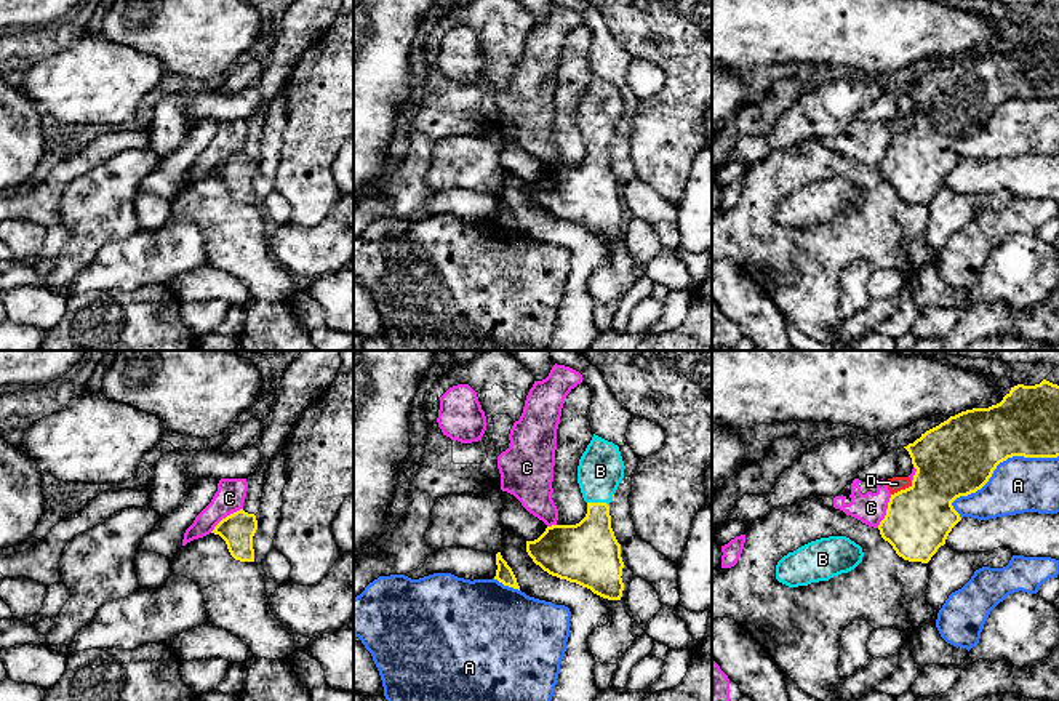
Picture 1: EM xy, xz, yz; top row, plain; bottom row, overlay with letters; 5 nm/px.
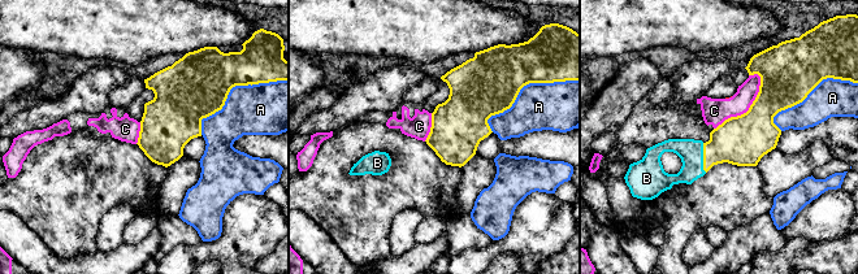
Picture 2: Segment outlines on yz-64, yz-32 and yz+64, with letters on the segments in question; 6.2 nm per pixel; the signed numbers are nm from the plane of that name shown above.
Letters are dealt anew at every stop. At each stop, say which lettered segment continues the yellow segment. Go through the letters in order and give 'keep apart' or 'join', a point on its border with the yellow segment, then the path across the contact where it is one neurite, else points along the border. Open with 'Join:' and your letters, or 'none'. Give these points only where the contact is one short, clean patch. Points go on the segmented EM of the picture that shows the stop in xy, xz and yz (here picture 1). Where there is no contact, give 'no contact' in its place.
Join: B
A: keep apart; meets yellow in yz at (1002, 461)
B: join; meets yellow in xz at (599, 503); runs through xz (587, 551), (597, 524), (599, 503), (600, 471)
C: keep apart; meets yellow in xy at (227, 516)
D: keep apart; meets yellow in yz at (903, 490); border along yz (912, 480), (907, 487), (891, 495)

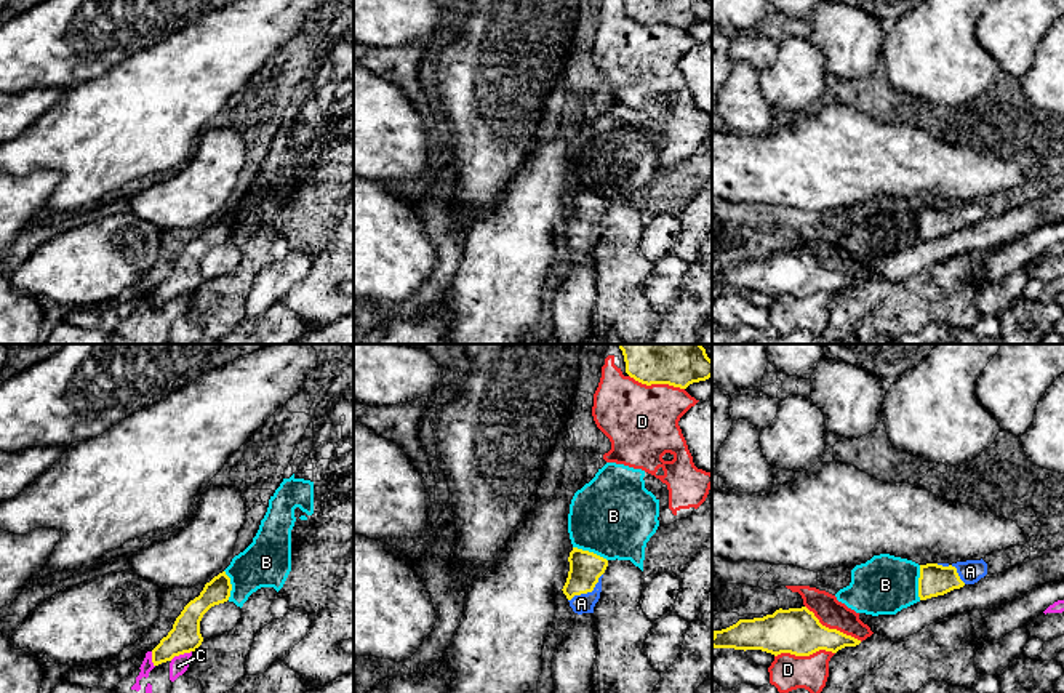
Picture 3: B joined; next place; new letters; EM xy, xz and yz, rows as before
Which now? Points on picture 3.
Join: A
A: join; meets yellow in xz at (588, 591); runs through xz (586, 567), (588, 591), (581, 604)
B: keep apart; meets yellow in xz at (591, 552); border along xz (573, 546), (592, 551), (607, 560)
C: keep apart; meets yellow in xy at (180, 653)
D: keep apart; meets yellow in yz at (804, 655)

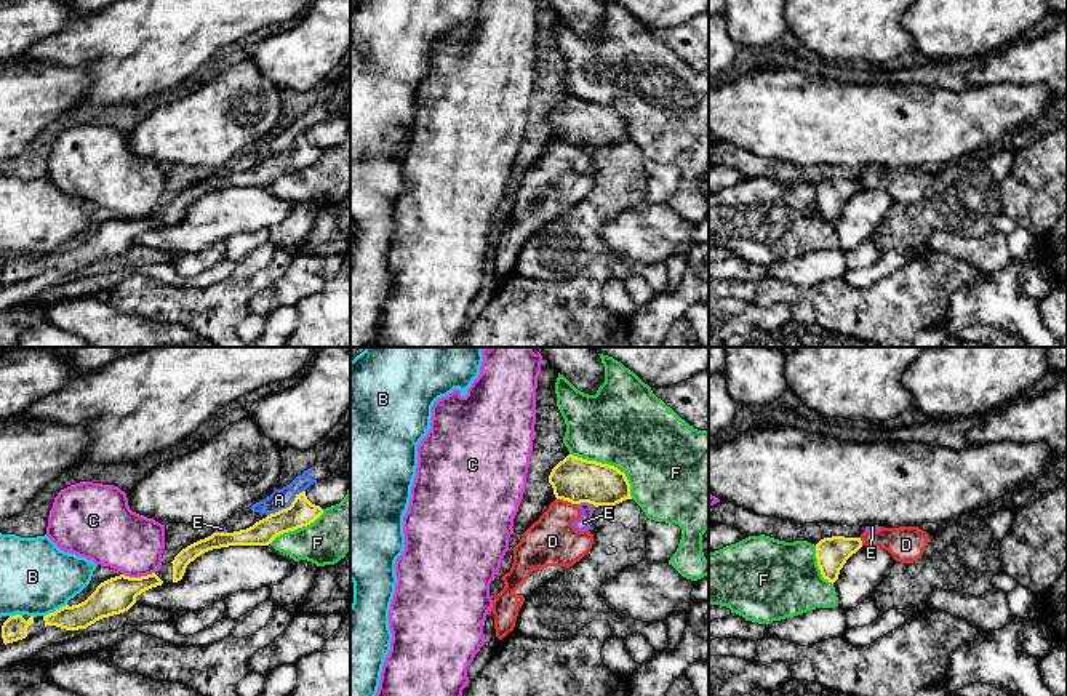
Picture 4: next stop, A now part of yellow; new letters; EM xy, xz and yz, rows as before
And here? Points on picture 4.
Join: none
A: keep apart; meets yellow in xy at (287, 508); border along xy (304, 490), (288, 506), (267, 516)
B: keep apart; meets yellow in xy at (56, 610)
C: keep apart; meets yellow in xy at (138, 578); border along xy (154, 572), (144, 576), (122, 575)
D: keep apart; meets yellow in xz at (567, 500); border along xz (557, 498), (575, 504)
E: keep apart; meets yellow in xz at (586, 501); border along xz (576, 503), (592, 503), (595, 506)
F: keep apart; meets yellow in xz at (608, 464)

